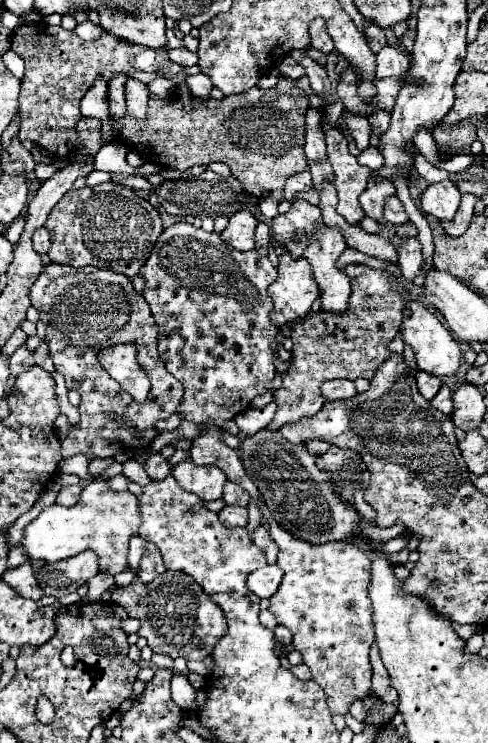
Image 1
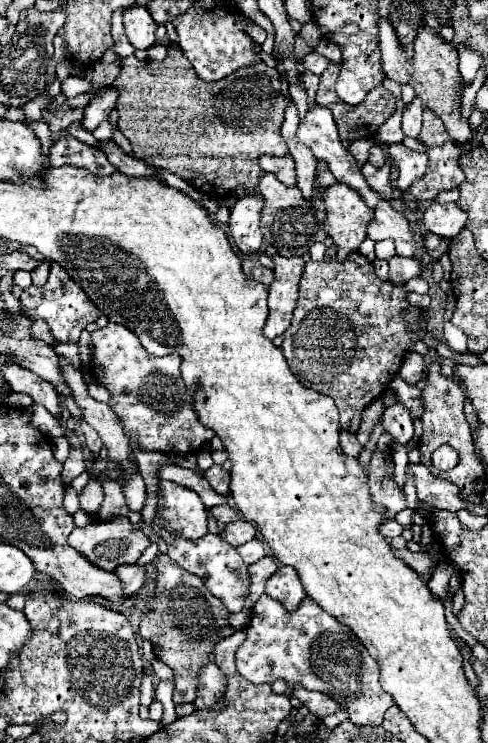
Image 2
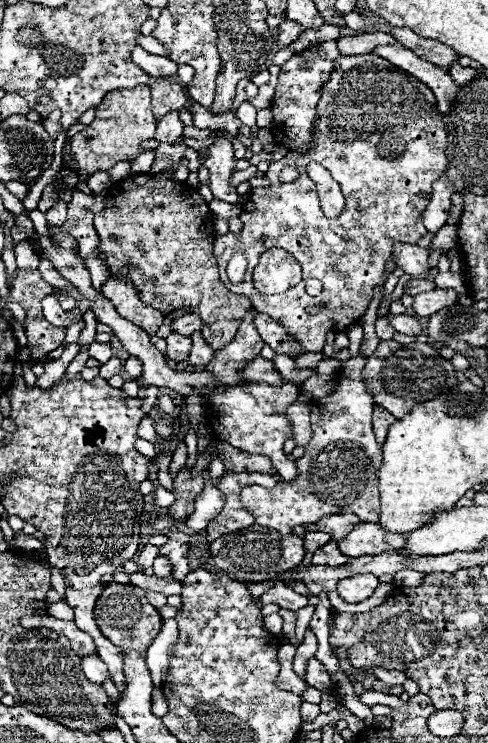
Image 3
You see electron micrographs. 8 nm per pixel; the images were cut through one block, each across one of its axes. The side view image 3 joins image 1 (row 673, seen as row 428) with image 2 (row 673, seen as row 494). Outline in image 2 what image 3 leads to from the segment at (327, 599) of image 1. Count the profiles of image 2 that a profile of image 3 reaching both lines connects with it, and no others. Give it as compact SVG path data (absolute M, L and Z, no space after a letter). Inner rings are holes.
M264 594L252 608L246 640L236 650L236 666L238 672L254 684L284 680L288 692L292 692L294 686L320 690L336 698L338 704L346 704L346 712L356 726L382 724L384 712L394 704L380 688L378 662L374 662L364 644L348 626L340 624L310 598L306 598L298 610L288 612L278 600Z

